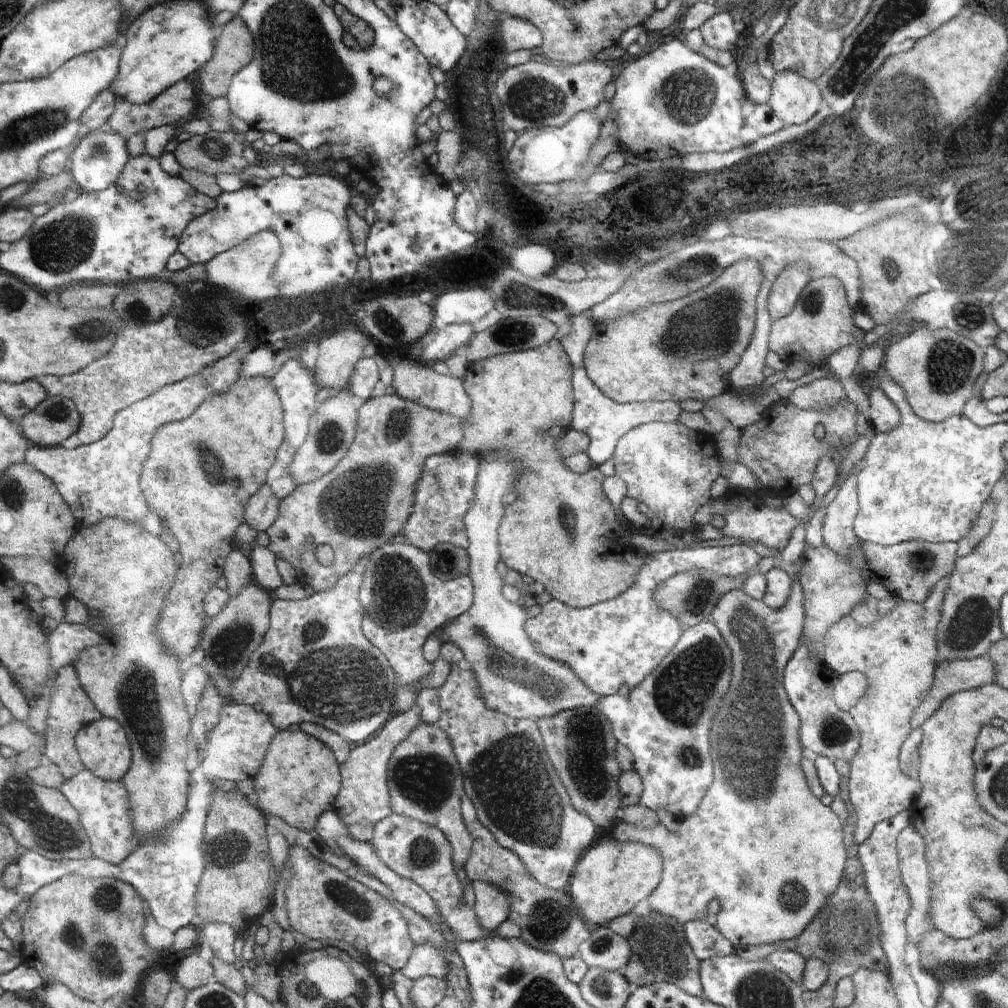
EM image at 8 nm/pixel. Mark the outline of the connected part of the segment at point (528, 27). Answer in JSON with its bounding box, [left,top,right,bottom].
[500,16,543,53]

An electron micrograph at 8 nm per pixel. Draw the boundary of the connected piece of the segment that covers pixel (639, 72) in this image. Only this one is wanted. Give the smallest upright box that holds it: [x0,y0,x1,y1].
[607,39,744,160]

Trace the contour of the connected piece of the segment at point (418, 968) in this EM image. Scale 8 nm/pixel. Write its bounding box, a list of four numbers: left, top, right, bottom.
[399,944,448,981]

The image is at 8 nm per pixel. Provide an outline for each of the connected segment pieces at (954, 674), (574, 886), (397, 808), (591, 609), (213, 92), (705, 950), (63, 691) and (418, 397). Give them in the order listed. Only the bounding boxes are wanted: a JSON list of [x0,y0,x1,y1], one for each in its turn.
[[911,655,995,730],[568,836,662,928],[388,724,473,870],[527,542,762,697],[196,14,254,99],[682,919,734,961],[46,665,104,779],[392,358,470,419]]

